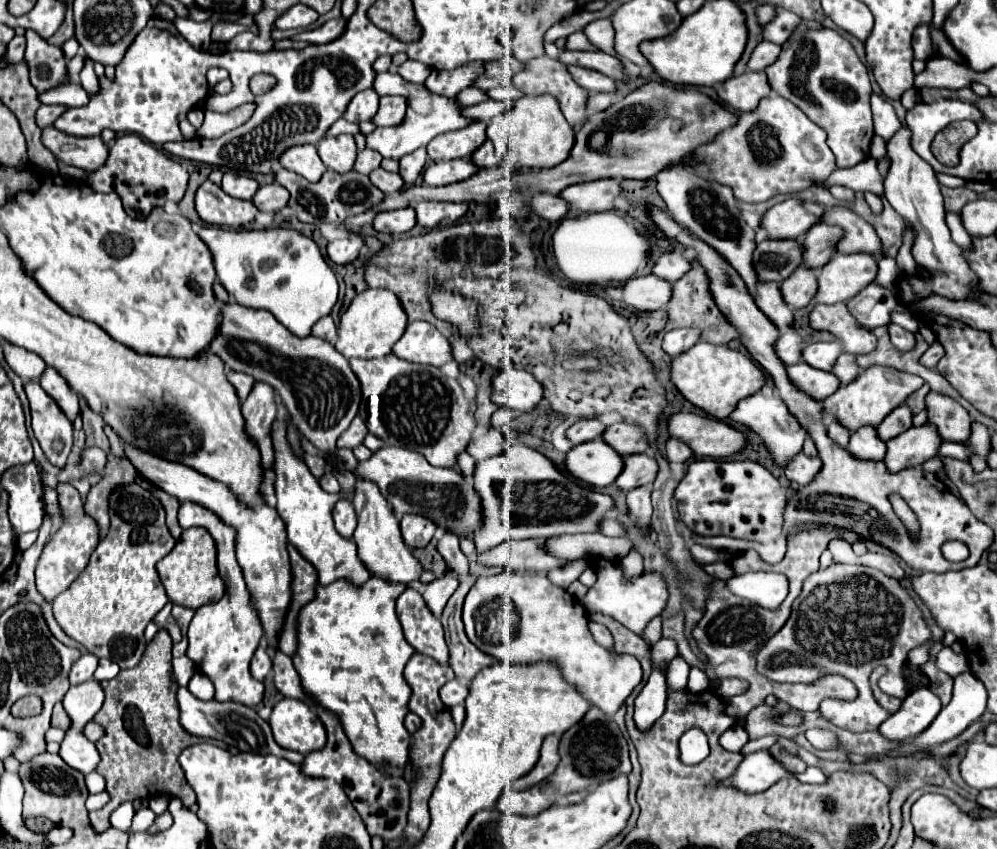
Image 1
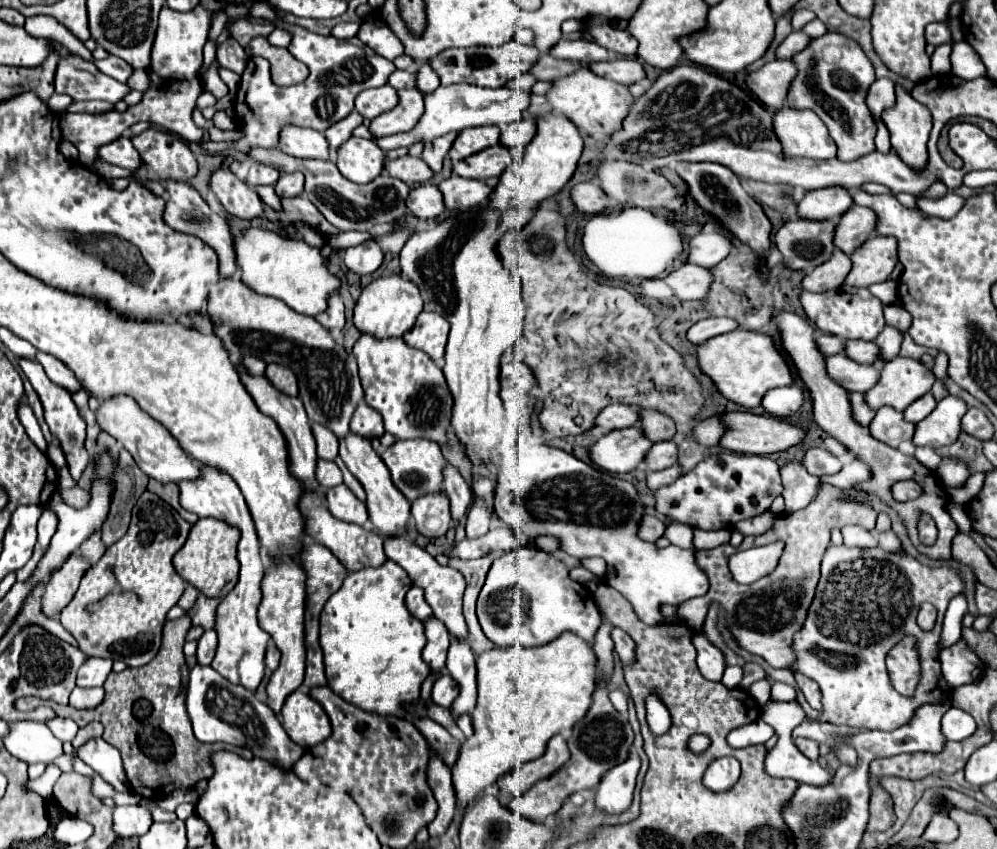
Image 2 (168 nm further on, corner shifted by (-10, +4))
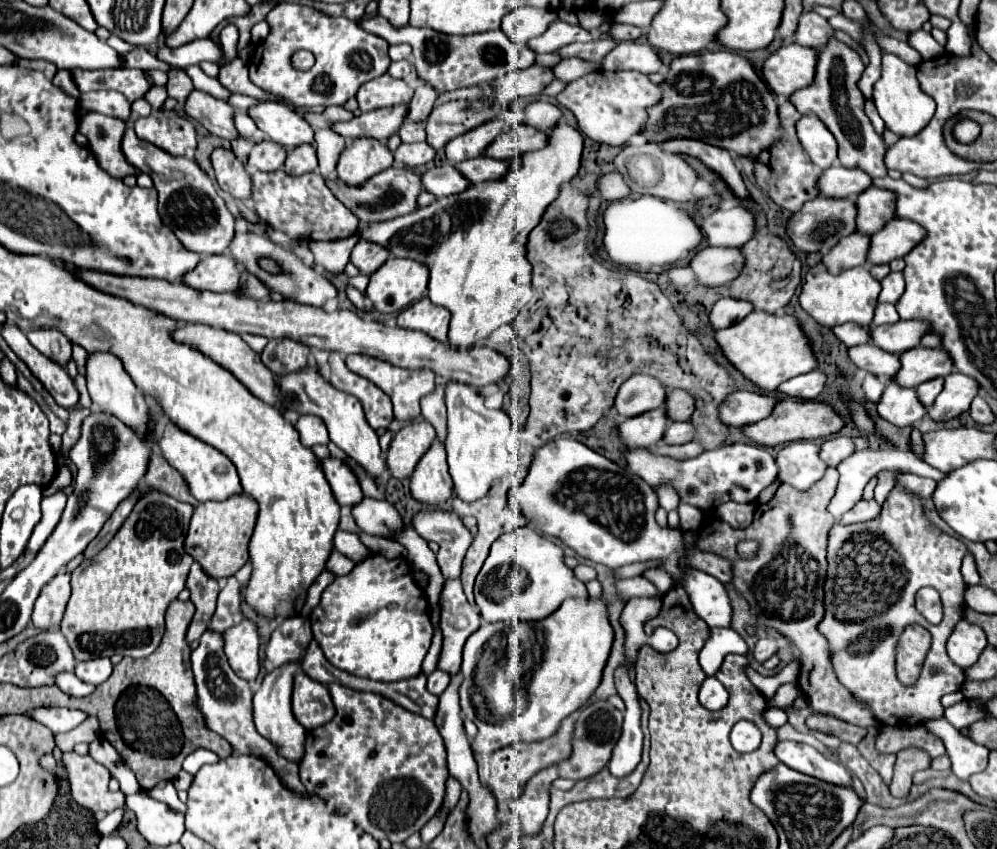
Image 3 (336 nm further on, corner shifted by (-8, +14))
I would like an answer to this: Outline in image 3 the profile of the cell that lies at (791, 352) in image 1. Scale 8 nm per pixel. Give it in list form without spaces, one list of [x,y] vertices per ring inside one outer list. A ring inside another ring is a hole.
[[[853,323],[837,325],[837,327],[833,327],[833,333],[835,333],[837,339],[843,341],[847,347],[863,345],[863,343],[869,341],[869,329],[861,329],[859,325],[853,325]]]

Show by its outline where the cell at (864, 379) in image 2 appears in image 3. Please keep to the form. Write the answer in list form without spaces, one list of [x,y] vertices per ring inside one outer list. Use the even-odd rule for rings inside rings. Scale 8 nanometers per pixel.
[[[873,343],[857,345],[849,349],[849,359],[859,367],[869,373],[873,373],[881,381],[889,381],[899,371],[899,355],[887,353]]]

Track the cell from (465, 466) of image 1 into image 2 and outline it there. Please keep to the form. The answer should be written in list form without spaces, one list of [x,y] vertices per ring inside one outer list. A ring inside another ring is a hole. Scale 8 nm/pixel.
[[[475,494],[473,506],[467,515],[466,537],[473,539],[485,535],[489,531],[491,516],[487,504]]]

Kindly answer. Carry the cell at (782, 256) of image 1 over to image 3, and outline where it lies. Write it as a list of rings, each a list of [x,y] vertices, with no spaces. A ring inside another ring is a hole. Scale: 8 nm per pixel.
[[[815,197],[813,201],[805,203],[801,211],[793,213],[787,221],[787,235],[803,253],[825,253],[827,249],[835,247],[841,237],[851,235],[855,231],[855,203],[851,199],[829,199],[829,197]]]

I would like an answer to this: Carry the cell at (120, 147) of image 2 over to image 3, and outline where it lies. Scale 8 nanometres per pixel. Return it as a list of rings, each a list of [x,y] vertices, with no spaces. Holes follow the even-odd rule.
[[[133,127],[123,133],[121,151],[133,167],[153,175],[155,189],[159,191],[159,215],[187,249],[201,255],[223,255],[229,249],[229,243],[235,237],[235,217],[225,207],[225,201],[219,197],[213,181],[193,159],[171,157],[155,145],[141,141]]]

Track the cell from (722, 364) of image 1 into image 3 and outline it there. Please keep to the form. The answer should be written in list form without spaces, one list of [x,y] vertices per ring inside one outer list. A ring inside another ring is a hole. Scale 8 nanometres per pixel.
[[[753,311],[739,323],[717,331],[715,341],[727,361],[747,381],[763,391],[775,391],[783,381],[809,373],[817,367],[817,361],[809,349],[809,341],[799,329],[797,319],[791,315],[769,315],[763,311]]]

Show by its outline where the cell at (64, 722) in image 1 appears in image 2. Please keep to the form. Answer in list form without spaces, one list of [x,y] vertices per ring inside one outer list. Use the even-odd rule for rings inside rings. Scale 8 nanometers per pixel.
[[[189,615],[167,621],[163,629],[163,643],[157,657],[143,667],[111,673],[105,683],[105,701],[97,709],[79,711],[71,705],[59,705],[37,697],[21,697],[15,701],[15,707],[19,711],[31,711],[39,705],[47,705],[59,717],[71,717],[79,727],[91,721],[101,721],[105,729],[117,729],[105,731],[105,741],[119,749],[127,779],[131,787],[139,791],[143,797],[165,797],[175,787],[191,789],[199,779],[211,777],[213,753],[233,749],[225,743],[217,745],[199,743],[193,735],[191,721],[185,709],[185,689],[181,679],[181,665],[185,665],[183,645],[189,629],[191,629]]]

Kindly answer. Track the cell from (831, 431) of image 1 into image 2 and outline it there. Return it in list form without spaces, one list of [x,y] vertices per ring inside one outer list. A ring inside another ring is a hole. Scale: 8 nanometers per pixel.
[[[851,393],[851,403],[853,403],[853,415],[859,423],[863,425],[869,425],[871,419],[875,417],[875,411],[867,405],[863,393]]]

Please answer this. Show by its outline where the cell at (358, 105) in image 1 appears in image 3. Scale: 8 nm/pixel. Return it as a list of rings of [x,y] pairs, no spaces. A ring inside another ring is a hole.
[[[387,73],[363,83],[357,91],[357,101],[361,111],[373,111],[379,107],[409,103],[411,97],[413,97],[413,87],[407,81],[395,79]]]

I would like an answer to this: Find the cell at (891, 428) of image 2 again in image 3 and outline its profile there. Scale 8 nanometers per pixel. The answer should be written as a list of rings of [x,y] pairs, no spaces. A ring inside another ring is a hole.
[[[889,383],[877,403],[877,413],[891,425],[913,427],[927,415],[927,409],[919,403],[915,389],[901,389],[895,383]]]

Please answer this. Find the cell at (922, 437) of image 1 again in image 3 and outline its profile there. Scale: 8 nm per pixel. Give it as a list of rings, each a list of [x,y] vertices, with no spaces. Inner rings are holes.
[[[951,373],[945,377],[943,391],[937,395],[937,401],[929,407],[927,417],[933,421],[949,421],[965,413],[977,395],[977,381],[963,375]]]

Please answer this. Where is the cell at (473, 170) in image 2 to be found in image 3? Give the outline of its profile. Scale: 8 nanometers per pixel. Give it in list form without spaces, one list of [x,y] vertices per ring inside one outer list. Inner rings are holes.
[[[517,123],[513,125],[507,133],[501,133],[493,145],[489,145],[485,149],[485,157],[493,157],[493,159],[513,159],[513,157],[521,157],[523,153],[535,151],[545,147],[547,143],[547,135],[525,125],[525,123]]]

